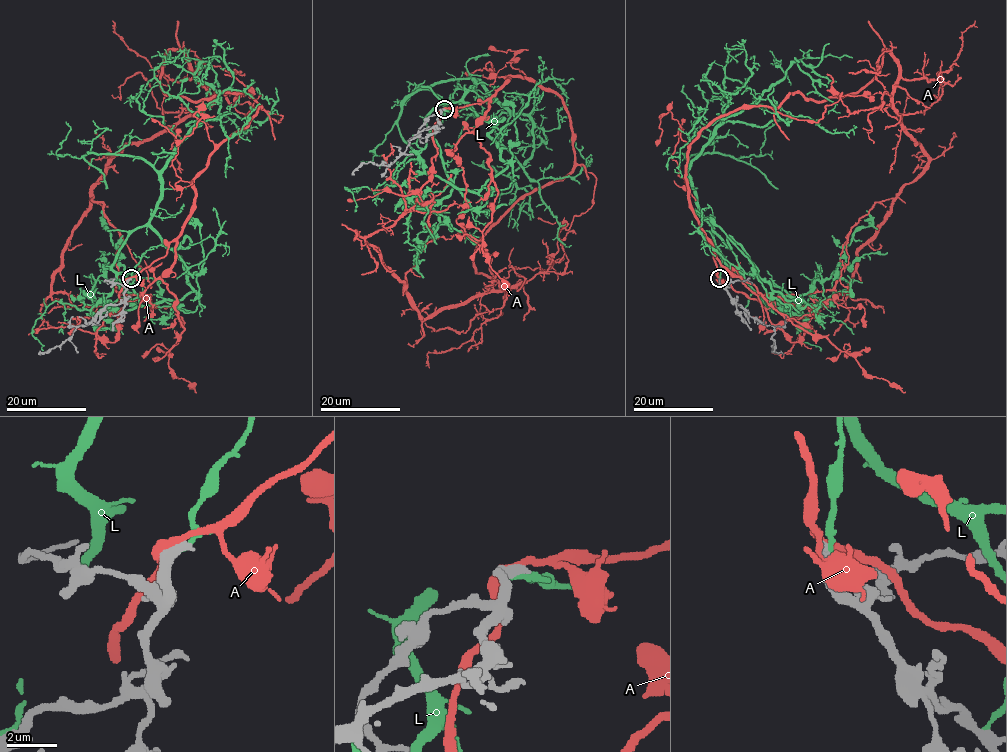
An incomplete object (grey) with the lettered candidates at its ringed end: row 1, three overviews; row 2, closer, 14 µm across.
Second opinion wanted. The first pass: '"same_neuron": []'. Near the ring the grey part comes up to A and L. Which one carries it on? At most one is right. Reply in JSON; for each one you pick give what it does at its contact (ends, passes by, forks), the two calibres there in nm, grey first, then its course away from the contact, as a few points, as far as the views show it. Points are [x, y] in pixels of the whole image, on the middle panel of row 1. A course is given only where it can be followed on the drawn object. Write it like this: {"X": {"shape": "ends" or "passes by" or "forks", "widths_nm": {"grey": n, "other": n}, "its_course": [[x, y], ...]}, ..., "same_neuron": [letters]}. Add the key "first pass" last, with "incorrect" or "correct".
{"same_neuron": [], "first pass": "correct"}

